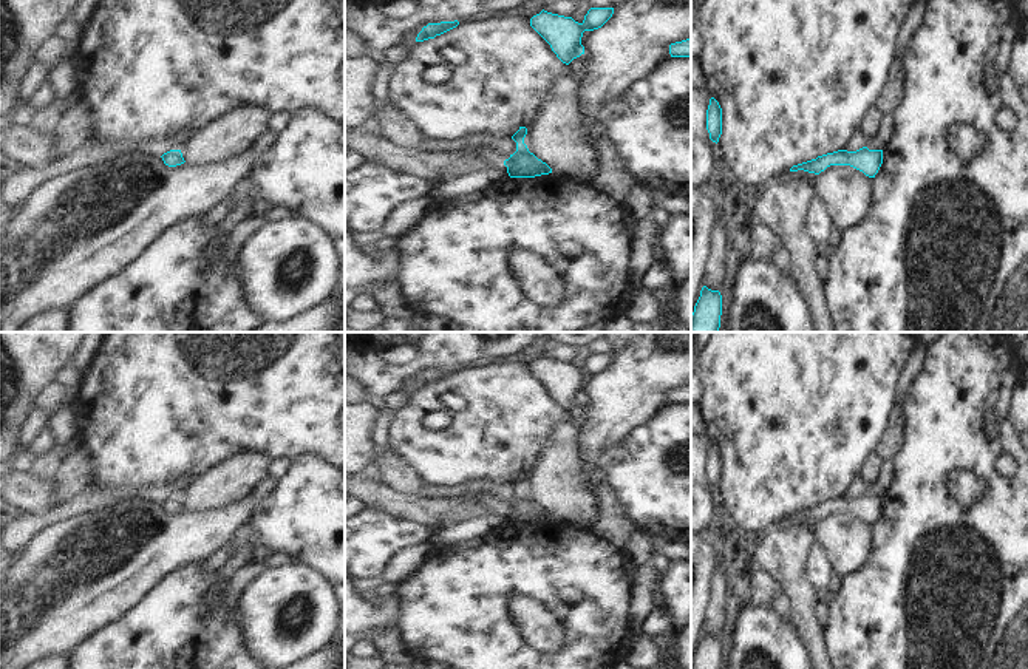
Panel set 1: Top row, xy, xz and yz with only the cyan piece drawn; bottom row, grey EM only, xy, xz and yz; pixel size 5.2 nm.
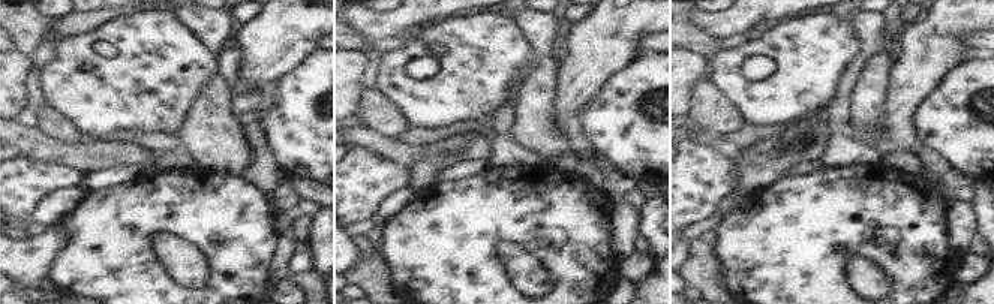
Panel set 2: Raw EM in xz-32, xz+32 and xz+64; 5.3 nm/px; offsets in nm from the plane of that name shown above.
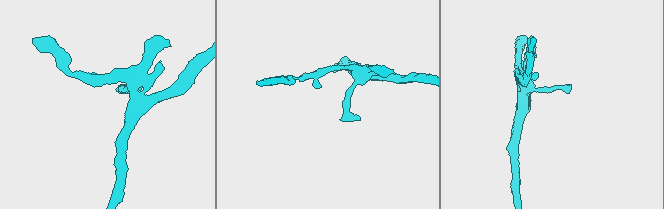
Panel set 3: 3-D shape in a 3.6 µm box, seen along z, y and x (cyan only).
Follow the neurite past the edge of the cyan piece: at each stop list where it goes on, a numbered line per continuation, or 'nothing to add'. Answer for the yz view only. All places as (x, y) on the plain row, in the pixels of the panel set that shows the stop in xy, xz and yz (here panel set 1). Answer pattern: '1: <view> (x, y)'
nothing to add

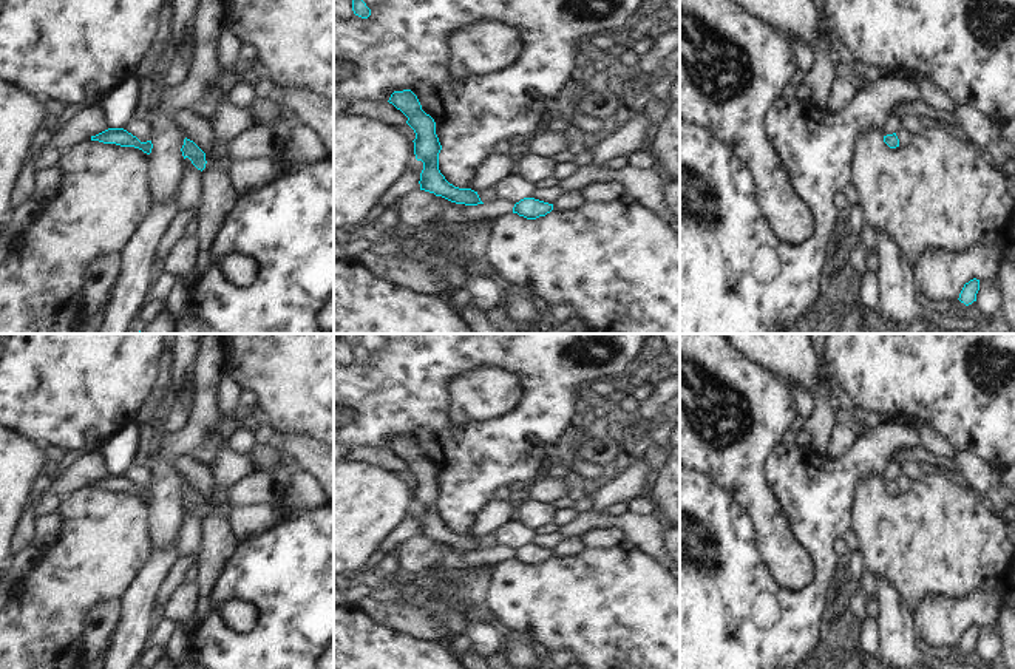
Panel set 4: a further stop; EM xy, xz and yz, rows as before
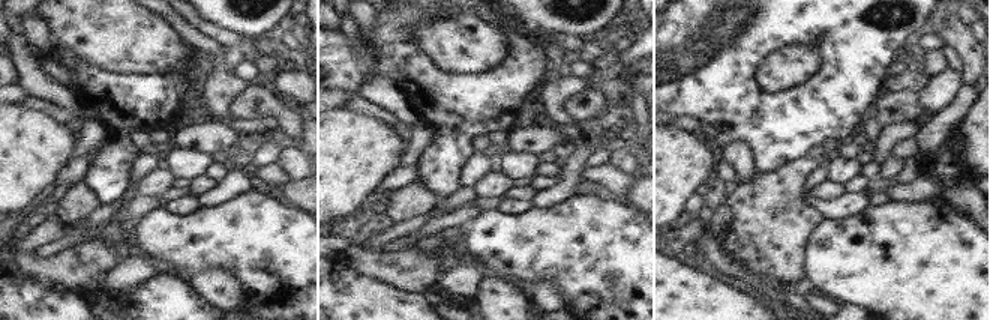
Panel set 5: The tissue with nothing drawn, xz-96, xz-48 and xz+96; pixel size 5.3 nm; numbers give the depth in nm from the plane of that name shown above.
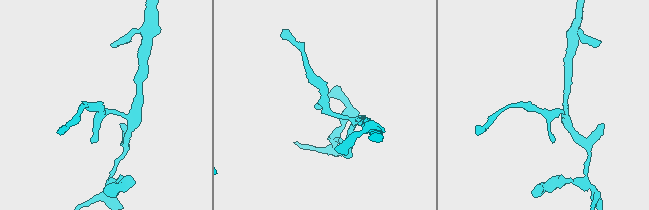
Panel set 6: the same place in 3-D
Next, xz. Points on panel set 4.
nothing to add

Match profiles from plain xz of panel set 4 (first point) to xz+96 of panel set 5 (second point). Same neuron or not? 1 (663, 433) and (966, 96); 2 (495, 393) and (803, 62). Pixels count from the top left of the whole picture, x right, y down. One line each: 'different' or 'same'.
1: different
2: same

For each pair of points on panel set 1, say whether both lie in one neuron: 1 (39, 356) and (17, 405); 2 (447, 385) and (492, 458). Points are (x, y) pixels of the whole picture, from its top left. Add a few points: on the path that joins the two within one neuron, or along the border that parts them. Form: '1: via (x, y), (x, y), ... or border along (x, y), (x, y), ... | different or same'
1: via (27, 368), (20, 374), (17, 393) | same
2: via (469, 394), (492, 417), (492, 436) | same

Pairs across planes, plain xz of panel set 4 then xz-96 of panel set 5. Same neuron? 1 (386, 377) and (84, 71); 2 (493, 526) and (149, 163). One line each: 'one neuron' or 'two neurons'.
1: one neuron
2: one neuron

